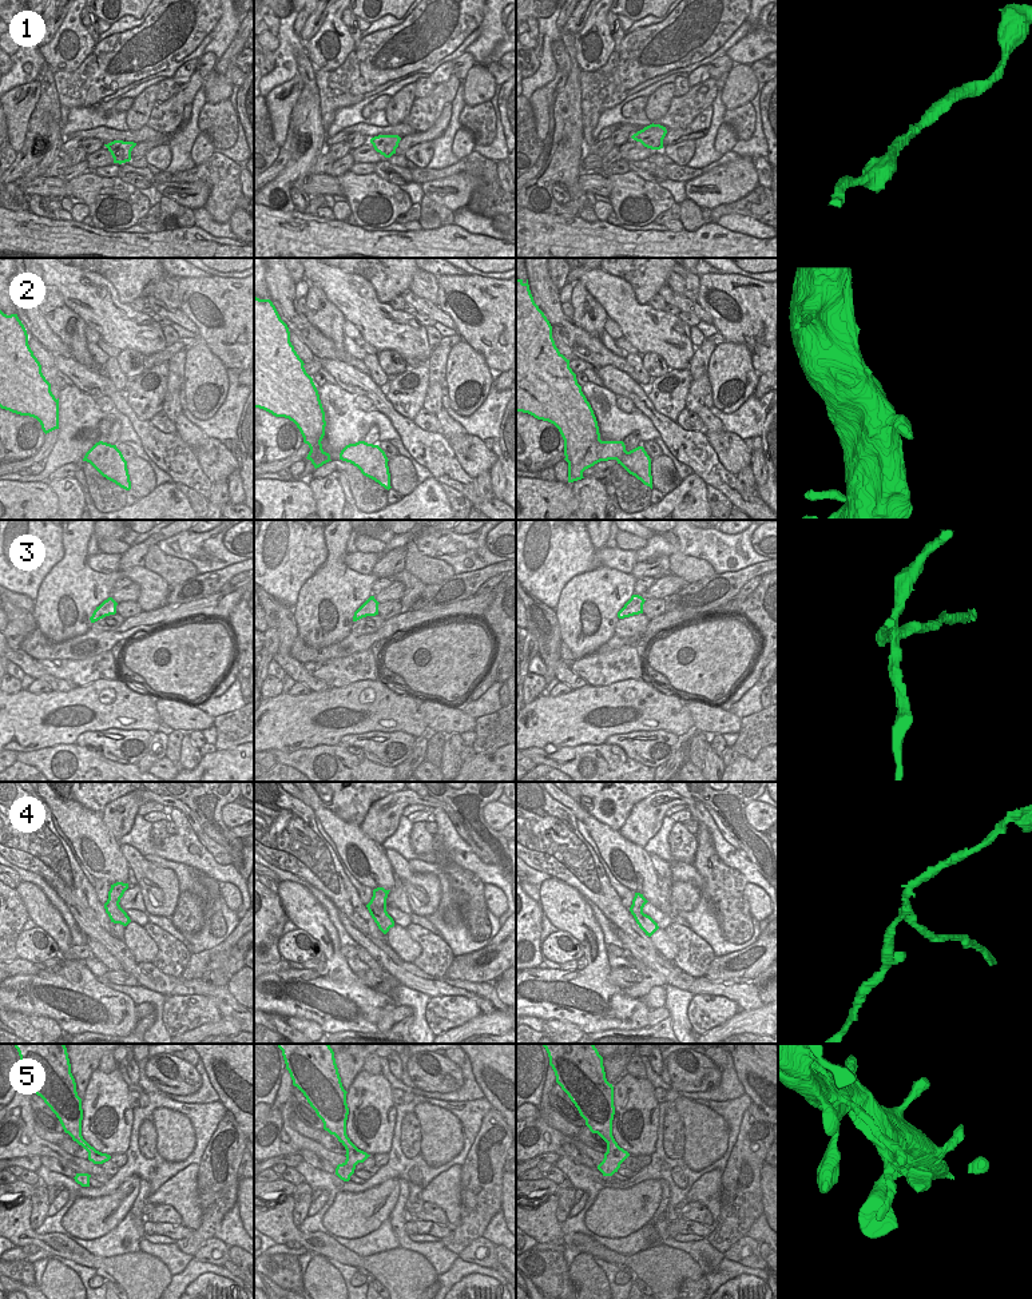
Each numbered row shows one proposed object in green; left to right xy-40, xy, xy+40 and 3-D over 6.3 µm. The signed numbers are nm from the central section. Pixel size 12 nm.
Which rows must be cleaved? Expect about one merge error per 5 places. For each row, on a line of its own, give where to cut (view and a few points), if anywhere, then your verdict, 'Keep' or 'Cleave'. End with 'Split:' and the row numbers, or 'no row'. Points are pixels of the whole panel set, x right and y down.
1: No split. Keep
2: No split. Keep
3: Split along xy (356, 612), (353, 620). Cleave
4: Split along xy (385, 906), (370, 913). Cleave
5: No split. Keep
Split: 3, 4

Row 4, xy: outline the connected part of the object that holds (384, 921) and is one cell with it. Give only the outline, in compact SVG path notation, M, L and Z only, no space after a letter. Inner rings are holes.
M381 907L380 910L373 911L370 915L384 934L386 934L389 929L394 926L394 921L388 914L386 907Z

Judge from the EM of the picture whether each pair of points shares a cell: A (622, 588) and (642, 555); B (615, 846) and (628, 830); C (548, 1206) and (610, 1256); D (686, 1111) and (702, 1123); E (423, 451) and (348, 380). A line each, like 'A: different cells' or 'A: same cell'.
A: different cells
B: different cells
C: same cell
D: same cell
E: same cell

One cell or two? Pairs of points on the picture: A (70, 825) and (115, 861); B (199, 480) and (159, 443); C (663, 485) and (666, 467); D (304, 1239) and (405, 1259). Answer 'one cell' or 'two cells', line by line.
A: one cell
B: one cell
C: one cell
D: one cell

